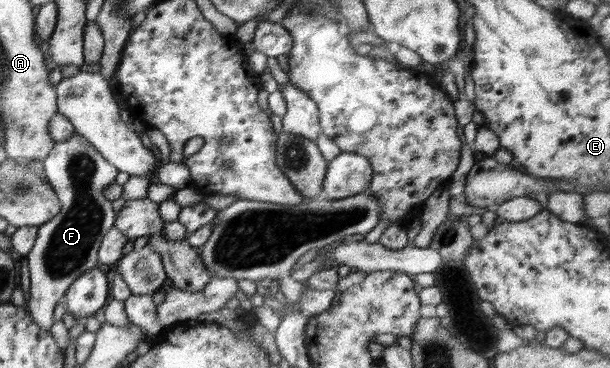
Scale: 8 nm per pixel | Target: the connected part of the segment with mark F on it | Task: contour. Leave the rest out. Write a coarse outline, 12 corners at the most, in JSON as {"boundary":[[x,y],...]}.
{"boundary":[[76,131],[42,164],[62,209],[28,258],[40,329],[96,268],[119,171]]}

